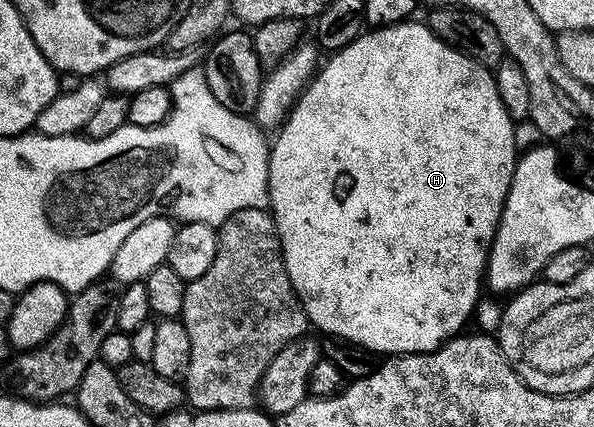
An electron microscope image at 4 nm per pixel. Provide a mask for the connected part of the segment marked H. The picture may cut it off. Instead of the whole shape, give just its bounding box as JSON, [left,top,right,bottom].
[268,22,520,354]

